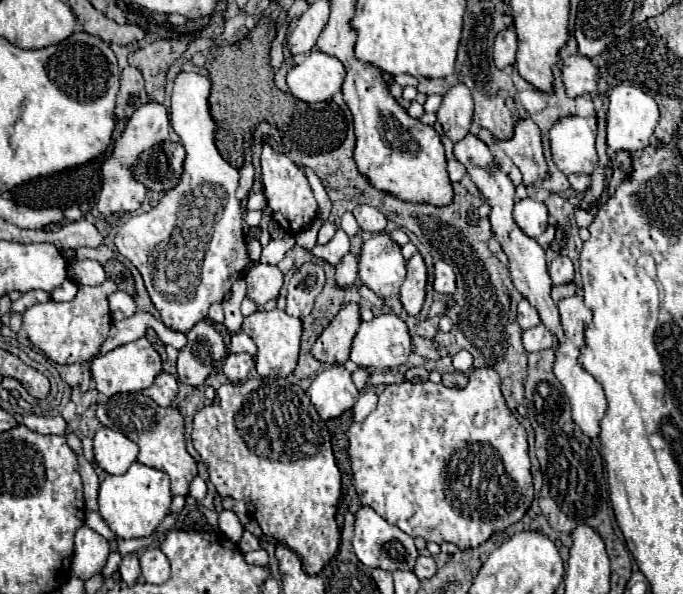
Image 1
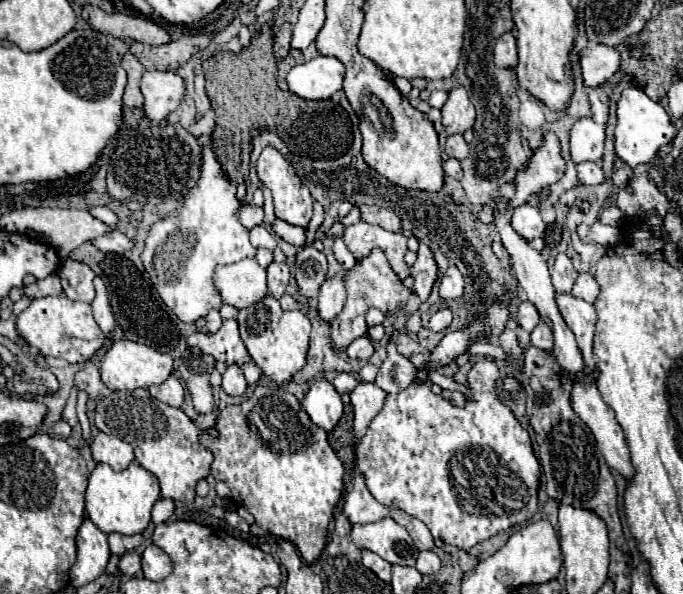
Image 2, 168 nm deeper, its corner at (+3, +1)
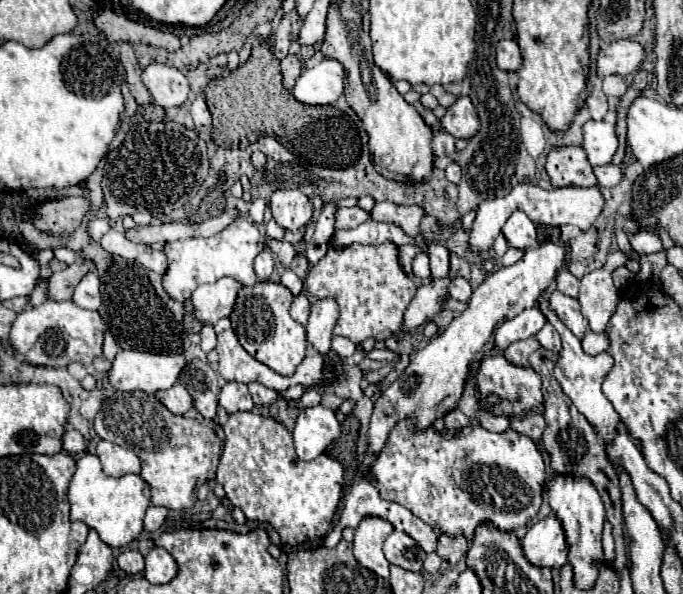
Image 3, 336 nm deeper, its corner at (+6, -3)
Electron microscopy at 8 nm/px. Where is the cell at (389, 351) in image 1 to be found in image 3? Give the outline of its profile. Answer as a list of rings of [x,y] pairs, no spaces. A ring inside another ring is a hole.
[[[334,337],[334,339],[332,339],[332,349],[334,349],[342,359],[346,359],[346,357],[352,357],[352,355],[354,355],[356,345],[354,345],[350,339],[346,339],[346,337]]]

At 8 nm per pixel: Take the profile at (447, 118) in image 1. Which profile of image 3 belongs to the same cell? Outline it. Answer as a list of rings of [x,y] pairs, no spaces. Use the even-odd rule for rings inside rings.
[[[458,97],[454,105],[448,107],[448,113],[440,119],[444,131],[456,139],[470,139],[480,129],[480,121],[470,97]]]

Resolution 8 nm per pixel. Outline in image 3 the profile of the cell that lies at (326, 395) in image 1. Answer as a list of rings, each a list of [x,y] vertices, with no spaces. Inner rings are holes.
[[[314,405],[300,411],[292,435],[298,457],[310,461],[322,455],[324,449],[340,435],[340,423],[330,407]]]

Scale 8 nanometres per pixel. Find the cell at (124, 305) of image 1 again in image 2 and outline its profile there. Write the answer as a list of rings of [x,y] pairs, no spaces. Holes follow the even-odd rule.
[[[61,259],[57,275],[61,277],[63,291],[73,301],[91,303],[95,299],[95,287],[93,287],[93,273],[91,267],[77,261],[77,259]]]

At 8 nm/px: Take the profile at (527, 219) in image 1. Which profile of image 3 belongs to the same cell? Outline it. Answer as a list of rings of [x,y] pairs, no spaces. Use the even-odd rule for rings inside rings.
[[[516,211],[508,217],[506,225],[502,227],[504,237],[508,243],[516,249],[528,249],[538,245],[538,235],[536,235],[536,225],[528,219],[524,211]]]

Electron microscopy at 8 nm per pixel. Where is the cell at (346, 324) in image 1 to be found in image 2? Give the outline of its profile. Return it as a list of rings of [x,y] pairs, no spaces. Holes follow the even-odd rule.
[[[377,247],[367,257],[357,259],[355,267],[347,271],[347,275],[345,275],[345,287],[347,287],[347,303],[345,303],[341,315],[337,315],[337,319],[331,323],[331,341],[333,341],[333,345],[339,351],[343,351],[353,339],[367,335],[365,313],[367,313],[369,307],[377,307],[385,315],[393,315],[413,295],[413,291],[407,289],[399,281],[397,273],[389,265],[385,253],[381,249],[377,249]]]

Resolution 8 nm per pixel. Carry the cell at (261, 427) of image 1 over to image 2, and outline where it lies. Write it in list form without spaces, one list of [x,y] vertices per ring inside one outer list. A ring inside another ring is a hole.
[[[257,385],[249,399],[229,405],[219,413],[215,429],[219,431],[219,437],[213,439],[209,435],[203,435],[203,445],[215,455],[215,461],[211,465],[211,475],[217,481],[227,483],[231,489],[231,497],[237,505],[245,507],[257,521],[259,527],[265,531],[283,537],[285,541],[291,541],[301,557],[307,563],[313,563],[327,541],[327,527],[333,519],[333,509],[343,493],[343,465],[335,451],[327,443],[327,433],[321,431],[301,409],[301,403],[291,395],[289,391],[283,391],[281,387],[265,387]]]

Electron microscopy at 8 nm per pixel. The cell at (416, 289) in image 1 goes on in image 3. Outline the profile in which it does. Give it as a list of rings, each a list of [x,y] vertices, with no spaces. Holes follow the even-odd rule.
[[[438,243],[428,245],[428,259],[430,259],[430,273],[432,279],[444,279],[448,275],[448,249]]]

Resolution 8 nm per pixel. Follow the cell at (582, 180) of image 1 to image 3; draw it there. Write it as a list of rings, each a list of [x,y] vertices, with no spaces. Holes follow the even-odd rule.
[[[602,165],[602,167],[594,167],[594,175],[598,179],[598,185],[604,187],[604,189],[610,189],[614,185],[620,183],[622,179],[622,173],[624,173],[624,165]]]

